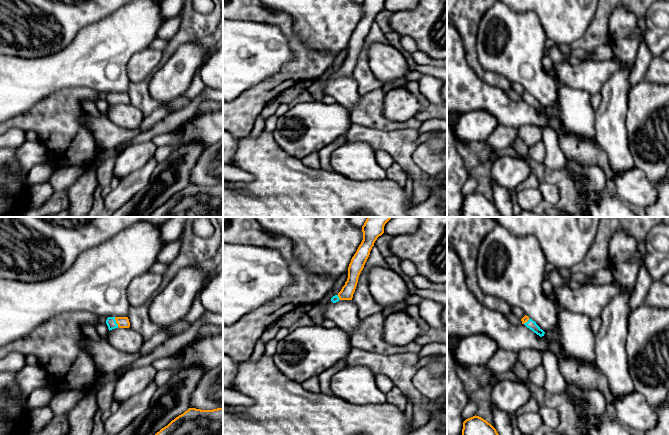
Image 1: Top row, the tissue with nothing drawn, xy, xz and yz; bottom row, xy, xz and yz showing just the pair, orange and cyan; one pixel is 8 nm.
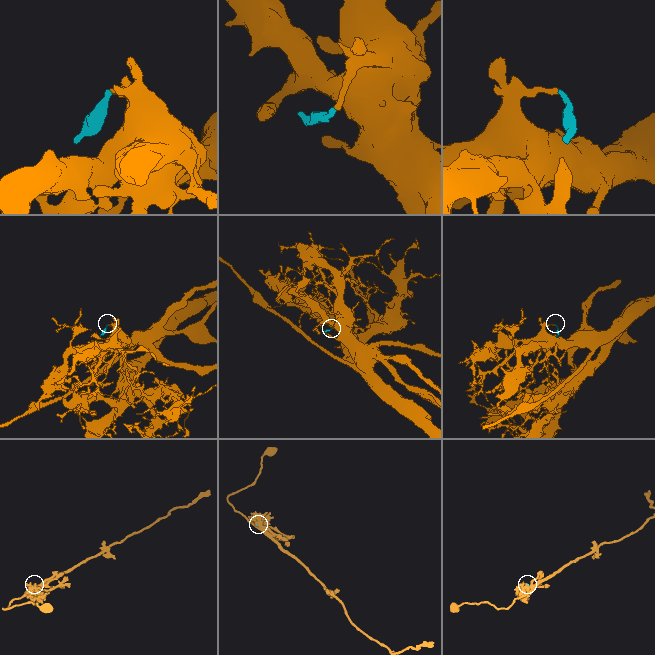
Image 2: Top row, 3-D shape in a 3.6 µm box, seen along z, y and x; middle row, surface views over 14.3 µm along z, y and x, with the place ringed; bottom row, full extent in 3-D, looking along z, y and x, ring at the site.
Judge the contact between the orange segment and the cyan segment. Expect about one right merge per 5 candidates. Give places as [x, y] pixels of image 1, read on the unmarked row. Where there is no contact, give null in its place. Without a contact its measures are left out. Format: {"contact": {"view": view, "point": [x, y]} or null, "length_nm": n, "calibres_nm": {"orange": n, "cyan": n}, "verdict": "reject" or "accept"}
{"contact": {"view": "xy", "point": [116, 98]}, "length_nm": 90, "calibres_nm": {"orange": 100, "cyan": 80}, "verdict": "accept"}

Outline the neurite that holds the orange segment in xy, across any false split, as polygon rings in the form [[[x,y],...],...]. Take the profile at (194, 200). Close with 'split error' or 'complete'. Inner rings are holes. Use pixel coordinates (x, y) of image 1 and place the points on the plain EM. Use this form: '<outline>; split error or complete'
[[[189,184],[157,208],[150,217],[223,217],[223,184]]]; complete

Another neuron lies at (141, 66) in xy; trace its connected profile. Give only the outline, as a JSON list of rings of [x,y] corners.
[[[147,48],[131,56],[127,64],[130,83],[140,83],[149,80],[158,69],[162,51]]]

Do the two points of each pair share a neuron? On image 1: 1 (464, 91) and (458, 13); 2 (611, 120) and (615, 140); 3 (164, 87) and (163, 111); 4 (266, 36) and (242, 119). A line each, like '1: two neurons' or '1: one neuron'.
1: two neurons
2: one neuron
3: two neurons
4: two neurons

